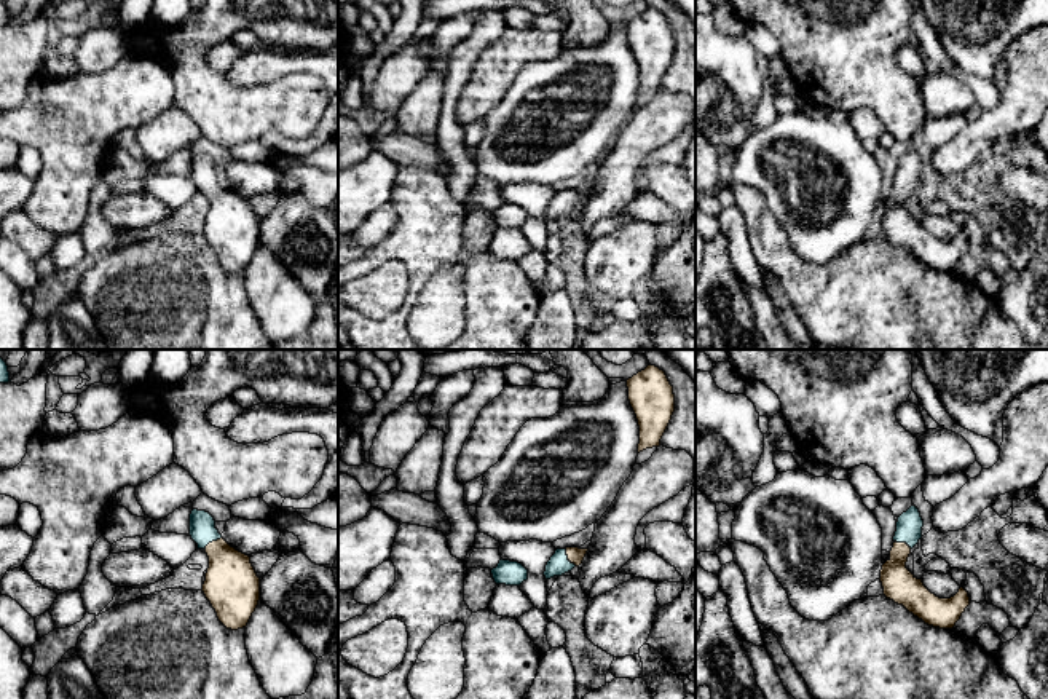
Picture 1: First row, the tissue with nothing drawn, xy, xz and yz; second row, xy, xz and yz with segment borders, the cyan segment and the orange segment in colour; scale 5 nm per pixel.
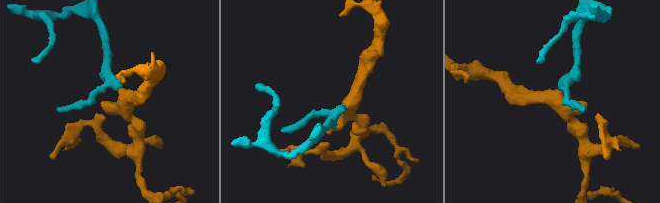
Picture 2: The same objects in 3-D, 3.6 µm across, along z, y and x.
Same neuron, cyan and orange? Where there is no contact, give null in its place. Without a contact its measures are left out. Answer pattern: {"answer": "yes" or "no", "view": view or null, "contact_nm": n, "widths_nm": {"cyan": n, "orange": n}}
{"answer": "yes", "view": "xy", "contact_nm": 110, "widths_nm": {"cyan": 130, "orange": 280}}

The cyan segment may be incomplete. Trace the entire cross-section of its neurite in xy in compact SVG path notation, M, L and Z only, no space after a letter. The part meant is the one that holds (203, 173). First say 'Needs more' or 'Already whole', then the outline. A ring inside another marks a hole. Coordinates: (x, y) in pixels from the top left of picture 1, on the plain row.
Needs more. M206 153L190 156L190 179L209 199L203 235L219 263L231 273L247 268L260 243L260 220L250 199L231 190Z

